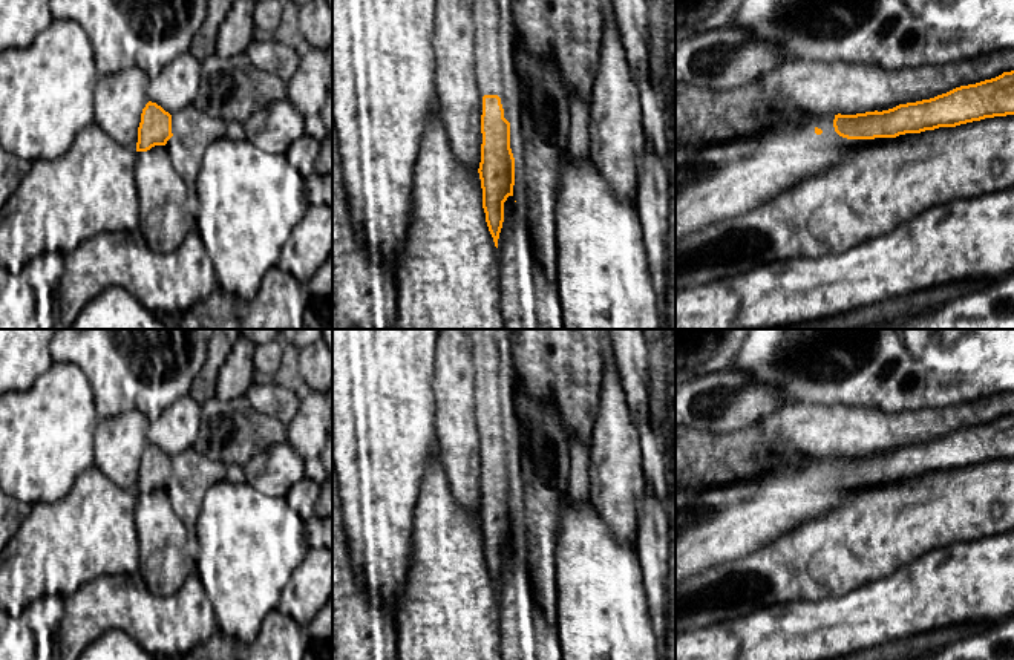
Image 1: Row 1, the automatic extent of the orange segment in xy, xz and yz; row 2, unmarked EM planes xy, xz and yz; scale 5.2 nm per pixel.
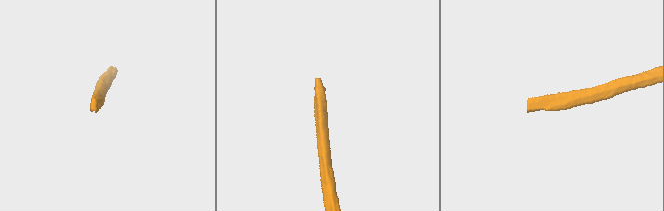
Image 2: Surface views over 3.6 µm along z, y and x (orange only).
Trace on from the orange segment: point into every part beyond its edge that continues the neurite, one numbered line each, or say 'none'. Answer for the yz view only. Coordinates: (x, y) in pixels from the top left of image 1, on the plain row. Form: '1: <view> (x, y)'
1: yz (789, 469)

